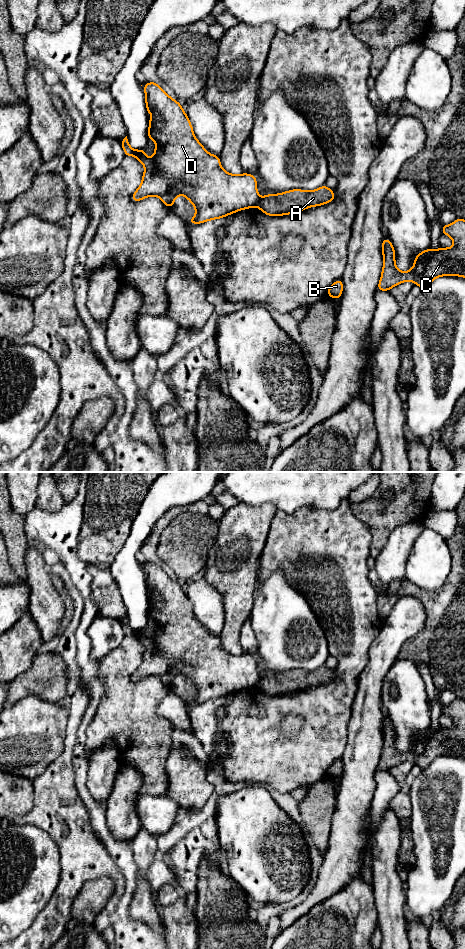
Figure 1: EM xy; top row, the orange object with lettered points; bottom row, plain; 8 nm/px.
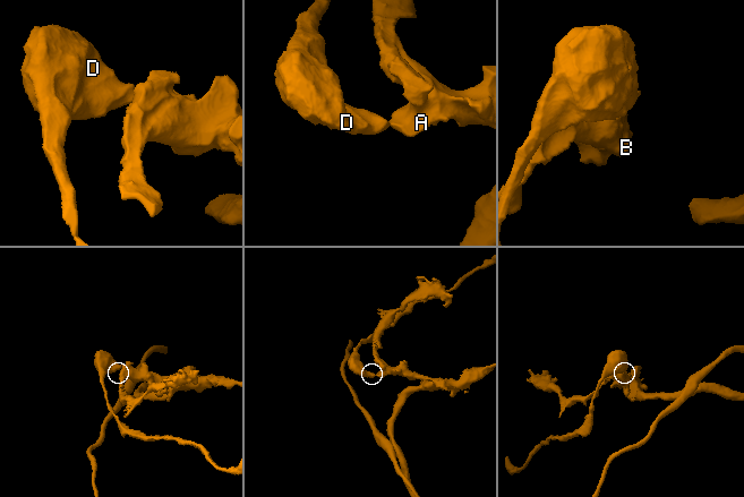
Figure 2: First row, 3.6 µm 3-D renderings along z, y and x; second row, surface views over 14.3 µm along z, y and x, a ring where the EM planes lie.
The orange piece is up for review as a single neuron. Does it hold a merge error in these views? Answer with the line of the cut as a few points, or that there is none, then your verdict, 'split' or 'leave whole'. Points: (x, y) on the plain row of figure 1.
cut in xy along (260, 678), (255, 685); split

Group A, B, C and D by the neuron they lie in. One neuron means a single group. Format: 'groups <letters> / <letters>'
groups A B C / D

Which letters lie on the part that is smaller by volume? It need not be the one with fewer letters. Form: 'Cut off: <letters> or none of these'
Cut off: D

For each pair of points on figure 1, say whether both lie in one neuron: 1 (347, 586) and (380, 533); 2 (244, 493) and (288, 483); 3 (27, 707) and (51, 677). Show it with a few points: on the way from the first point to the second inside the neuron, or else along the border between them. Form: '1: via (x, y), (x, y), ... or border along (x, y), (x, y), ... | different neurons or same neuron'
1: border along (366, 527), (371, 534), (370, 554) | different neurons
2: via (255, 483), (277, 483) | same neuron
3: border along (58, 701), (26, 695), (15, 703) | different neurons

